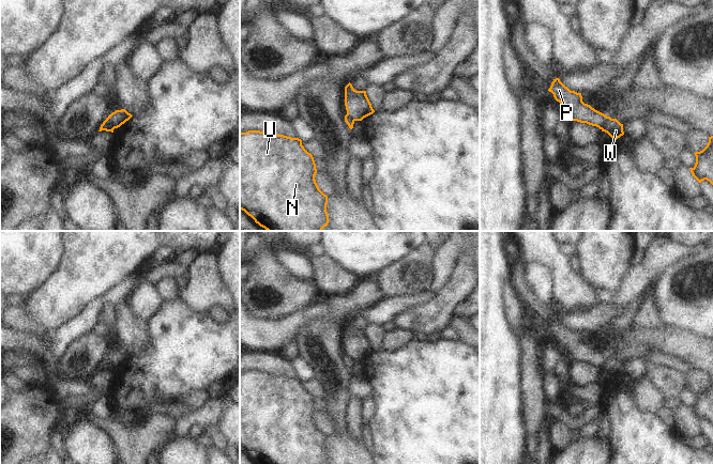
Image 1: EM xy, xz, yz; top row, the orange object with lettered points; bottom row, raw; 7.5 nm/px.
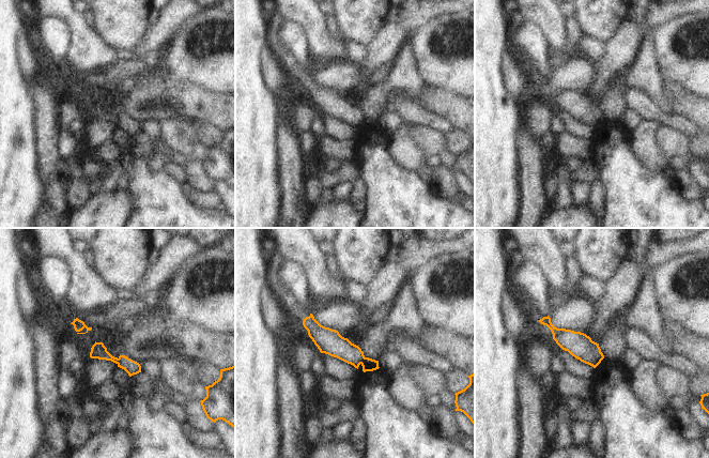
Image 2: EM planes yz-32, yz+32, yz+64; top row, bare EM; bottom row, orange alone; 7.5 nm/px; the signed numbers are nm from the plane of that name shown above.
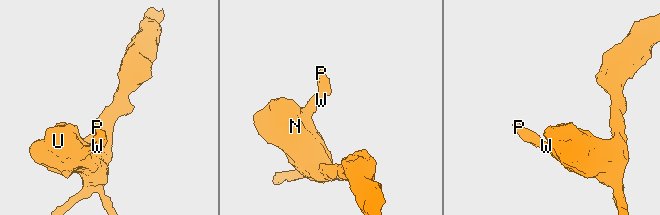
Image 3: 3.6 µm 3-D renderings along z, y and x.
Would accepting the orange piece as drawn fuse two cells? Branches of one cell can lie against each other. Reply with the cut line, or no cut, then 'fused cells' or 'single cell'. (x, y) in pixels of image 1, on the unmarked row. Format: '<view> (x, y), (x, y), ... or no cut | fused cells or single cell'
yz (607, 356), (602, 369) | fused cells

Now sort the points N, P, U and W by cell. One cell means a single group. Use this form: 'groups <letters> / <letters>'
groups N U W / P

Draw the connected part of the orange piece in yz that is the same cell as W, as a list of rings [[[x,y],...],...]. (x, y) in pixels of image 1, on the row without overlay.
[[[610,356],[605,358],[602,371],[607,372],[612,380],[617,380],[624,374],[623,364],[621,364],[617,358],[611,358]]]

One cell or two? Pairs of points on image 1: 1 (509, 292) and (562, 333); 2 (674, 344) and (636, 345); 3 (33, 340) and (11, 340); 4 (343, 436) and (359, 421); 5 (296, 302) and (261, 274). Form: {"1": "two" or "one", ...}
{"1": "two", "2": "one", "3": "one", "4": "two", "5": "one"}

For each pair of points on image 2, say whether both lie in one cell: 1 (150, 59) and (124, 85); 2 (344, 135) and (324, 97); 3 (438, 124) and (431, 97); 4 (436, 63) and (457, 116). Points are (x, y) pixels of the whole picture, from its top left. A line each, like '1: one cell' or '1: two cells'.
1: one cell
2: two cells
3: two cells
4: two cells

